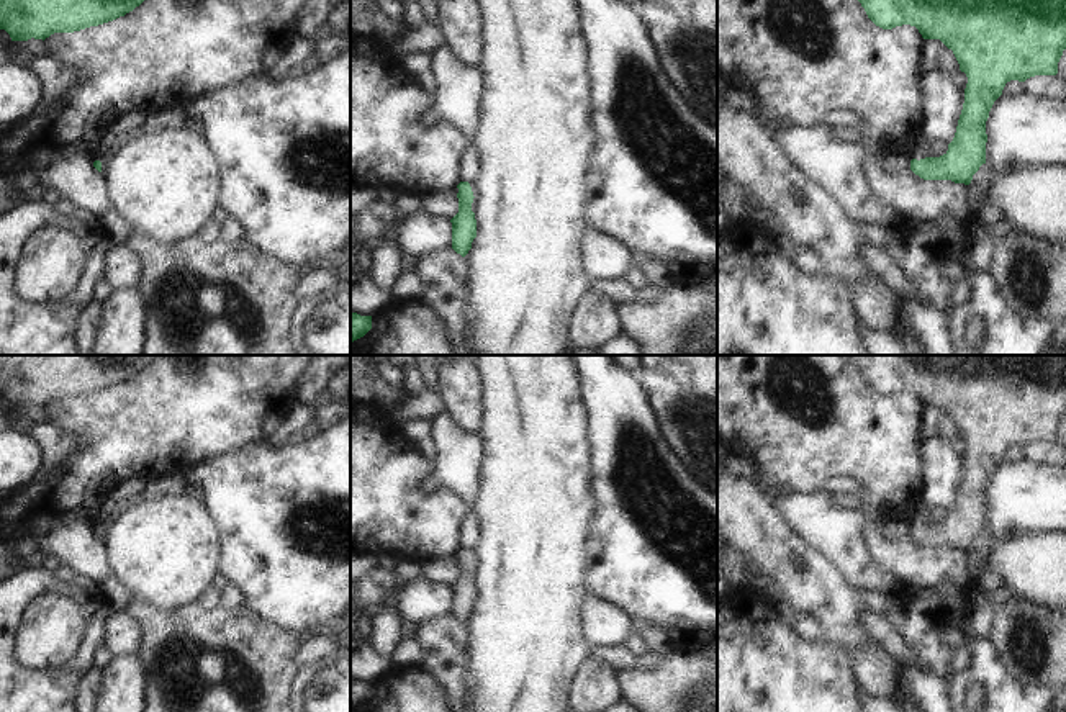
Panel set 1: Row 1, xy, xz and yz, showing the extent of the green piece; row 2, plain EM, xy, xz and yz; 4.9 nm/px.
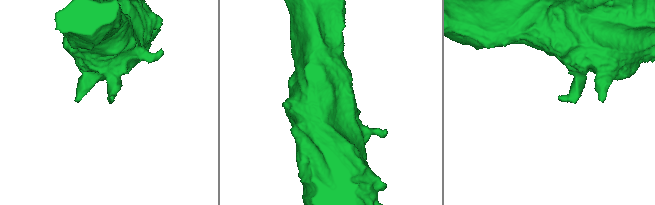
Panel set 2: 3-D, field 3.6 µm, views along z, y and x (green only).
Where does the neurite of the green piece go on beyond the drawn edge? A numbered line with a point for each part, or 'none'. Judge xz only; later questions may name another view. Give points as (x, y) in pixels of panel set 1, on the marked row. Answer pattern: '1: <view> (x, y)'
none.

